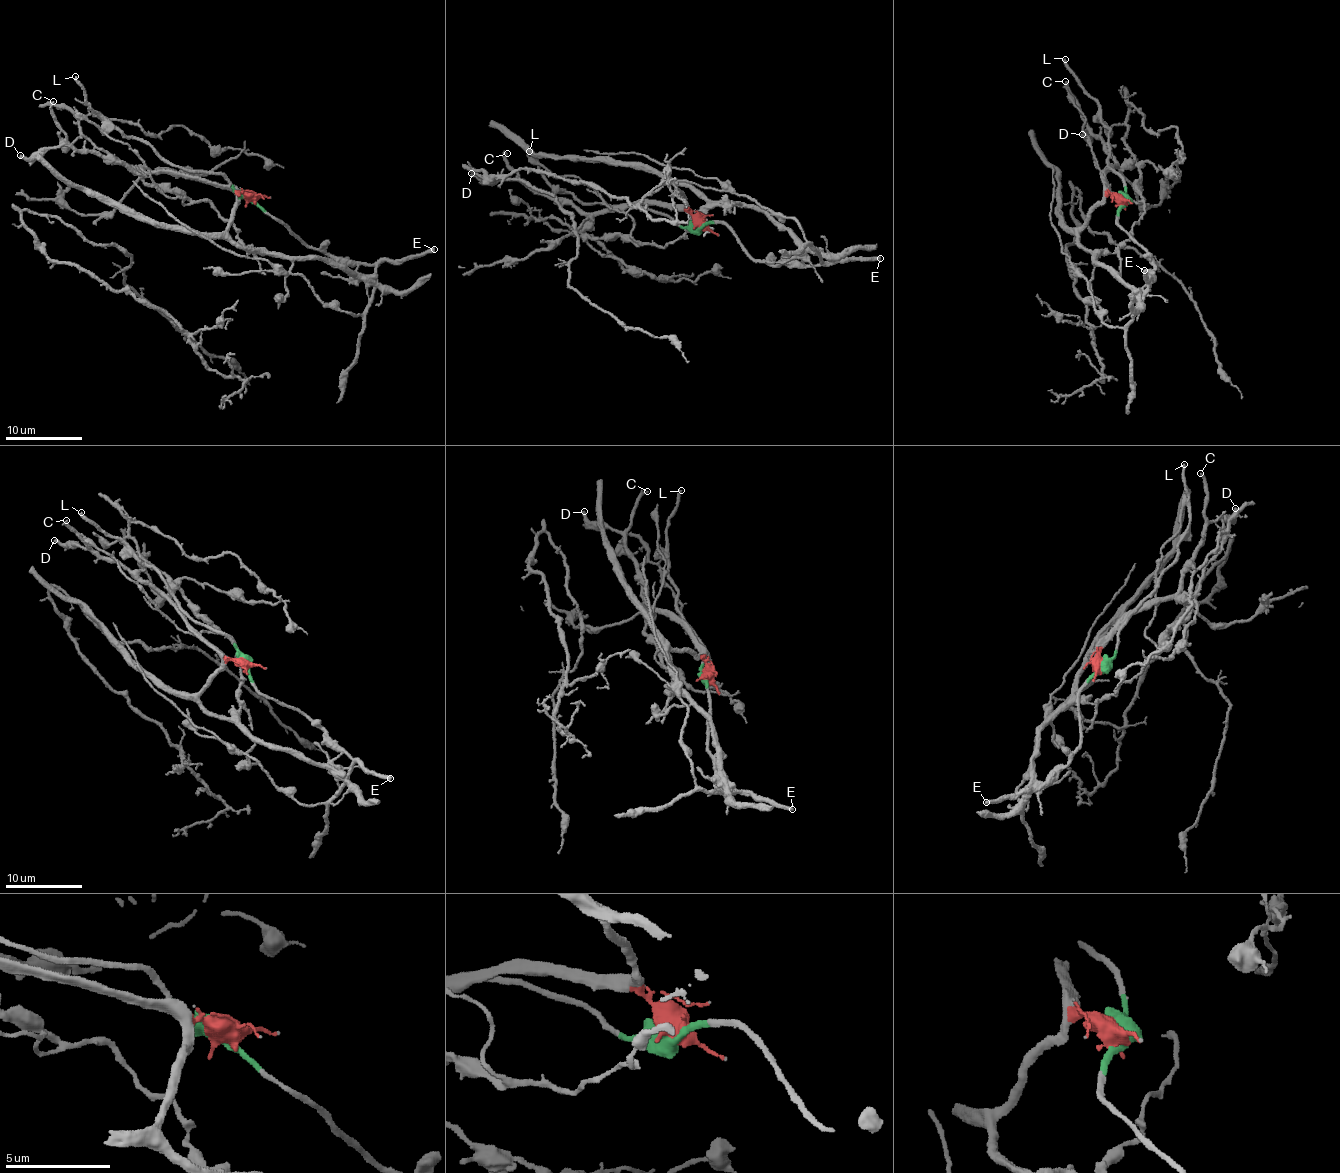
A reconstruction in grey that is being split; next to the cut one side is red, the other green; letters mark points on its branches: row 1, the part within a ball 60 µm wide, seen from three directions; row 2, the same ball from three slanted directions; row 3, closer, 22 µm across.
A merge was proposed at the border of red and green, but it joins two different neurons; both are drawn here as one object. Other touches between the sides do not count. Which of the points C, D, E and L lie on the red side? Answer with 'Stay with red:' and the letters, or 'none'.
Stay with red: C, D

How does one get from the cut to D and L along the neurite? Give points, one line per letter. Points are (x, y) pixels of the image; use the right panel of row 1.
D: (1122, 200), (1108, 191), (1104, 181), (1109, 168), (1116, 165), (1090, 128), (1085, 138), (1081, 133)
L: (1122, 200), (1125, 183), (1107, 163), (1109, 130), (1101, 121), (1102, 109), (1064, 58)

